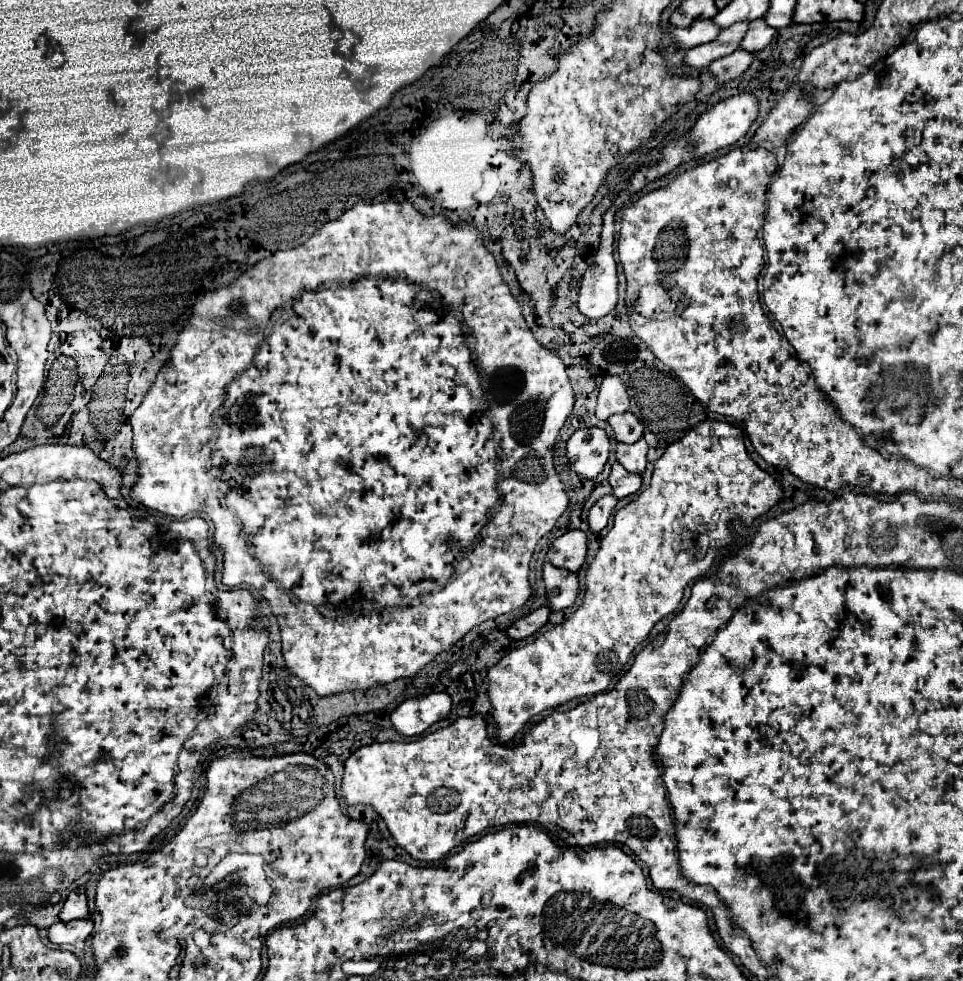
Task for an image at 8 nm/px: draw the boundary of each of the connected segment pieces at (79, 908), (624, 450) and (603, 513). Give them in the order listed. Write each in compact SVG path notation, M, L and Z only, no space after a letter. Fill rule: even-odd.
M71 891L61 913L59 919L61 921L73 921L73 919L89 919L89 907L87 907L87 895L85 891Z
M639 439L637 443L617 443L617 461L631 473L643 473L647 465L647 443L645 439Z
M605 495L601 497L591 509L589 509L589 529L593 533L599 533L607 521L609 521L609 515L613 511L613 507L617 505L617 497L615 495Z

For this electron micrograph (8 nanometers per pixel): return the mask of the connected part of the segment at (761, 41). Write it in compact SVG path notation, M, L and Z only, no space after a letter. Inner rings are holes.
M755 19L755 21L749 23L749 29L747 29L747 33L745 33L745 37L743 37L739 47L743 51L757 53L757 51L761 51L763 47L767 47L771 43L775 33L777 31L773 27L769 27L769 25L765 25L763 19Z

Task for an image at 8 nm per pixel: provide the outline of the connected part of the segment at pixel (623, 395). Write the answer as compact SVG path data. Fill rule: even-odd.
M605 377L597 397L595 417L607 421L615 413L625 413L629 409L629 395L619 377Z

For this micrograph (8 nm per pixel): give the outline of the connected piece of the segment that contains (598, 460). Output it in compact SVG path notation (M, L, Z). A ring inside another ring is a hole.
M585 427L577 429L567 441L567 461L569 467L585 477L595 479L609 457L609 437L603 429Z

